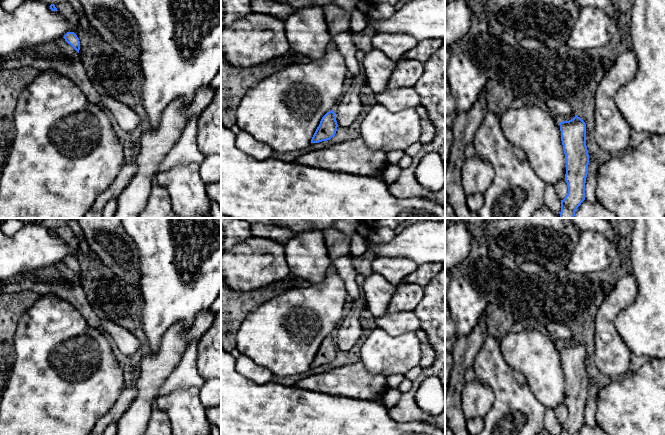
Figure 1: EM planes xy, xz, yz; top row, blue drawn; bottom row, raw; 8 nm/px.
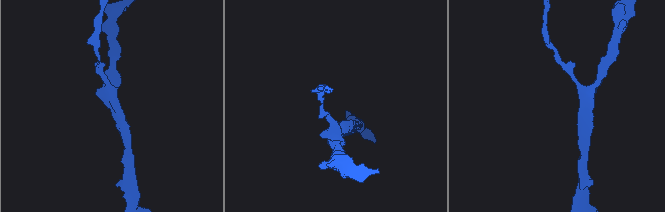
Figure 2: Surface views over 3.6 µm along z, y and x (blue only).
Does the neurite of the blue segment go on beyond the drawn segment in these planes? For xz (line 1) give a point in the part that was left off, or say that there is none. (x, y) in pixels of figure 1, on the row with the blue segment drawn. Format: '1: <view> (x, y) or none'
1: none

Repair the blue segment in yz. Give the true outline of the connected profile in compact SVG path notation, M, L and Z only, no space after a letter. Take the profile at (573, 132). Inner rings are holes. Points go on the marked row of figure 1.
M575 114L573 119L560 122L560 131L566 163L565 181L568 187L567 195L561 200L560 218L574 218L577 208L585 200L585 183L589 164L589 154L586 146L586 124Z

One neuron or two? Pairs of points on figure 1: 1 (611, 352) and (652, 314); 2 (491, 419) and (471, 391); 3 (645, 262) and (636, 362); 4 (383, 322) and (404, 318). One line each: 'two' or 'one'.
1: two
2: two
3: two
4: one

